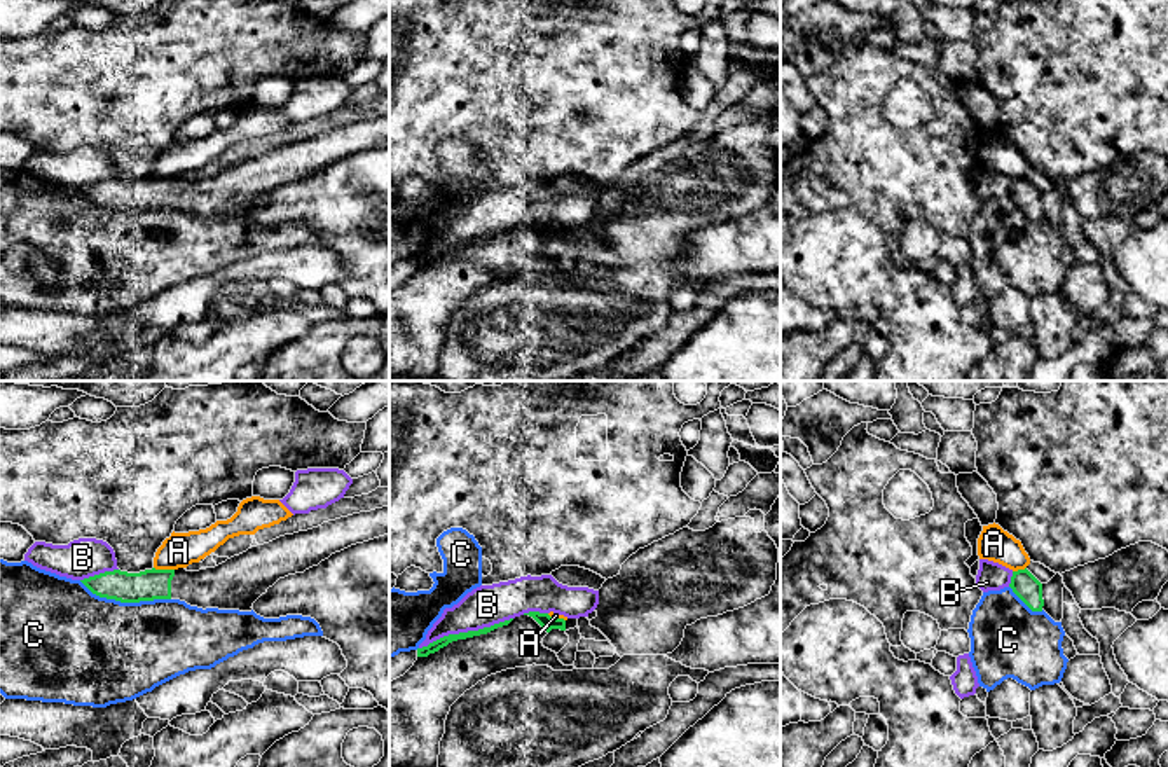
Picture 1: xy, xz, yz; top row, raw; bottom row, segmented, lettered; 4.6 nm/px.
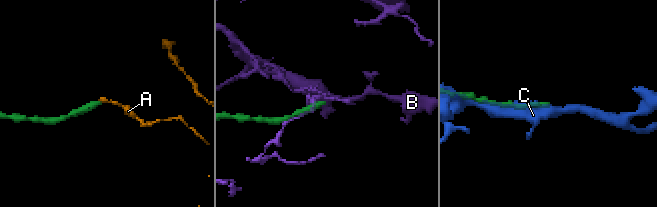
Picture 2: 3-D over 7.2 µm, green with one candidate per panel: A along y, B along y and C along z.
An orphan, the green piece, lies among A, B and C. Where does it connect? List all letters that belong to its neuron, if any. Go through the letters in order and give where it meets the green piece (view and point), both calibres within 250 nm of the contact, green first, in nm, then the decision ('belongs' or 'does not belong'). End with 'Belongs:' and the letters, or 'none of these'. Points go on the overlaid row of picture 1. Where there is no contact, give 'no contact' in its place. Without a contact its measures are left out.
A: contact xy (164, 570); calibres 140 and 160 nm; does not belong
B: contact xz (465, 633); calibres 50 and 190 nm; does not belong
C: contact xy (124, 601); calibres 140 and 480 nm; does not belong
Belongs: none of these

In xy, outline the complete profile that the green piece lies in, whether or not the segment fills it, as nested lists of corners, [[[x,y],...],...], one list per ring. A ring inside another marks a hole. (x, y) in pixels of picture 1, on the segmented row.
[[[389,507],[360,512],[335,521],[323,522],[318,528],[279,536],[269,543],[257,545],[246,552],[227,559],[225,563],[199,571],[178,570],[145,570],[127,573],[120,570],[105,571],[80,580],[93,594],[120,603],[140,603],[154,599],[180,599],[197,608],[251,612],[253,603],[267,592],[279,578],[304,573],[318,566],[332,554],[351,545],[363,543],[389,535]]]

